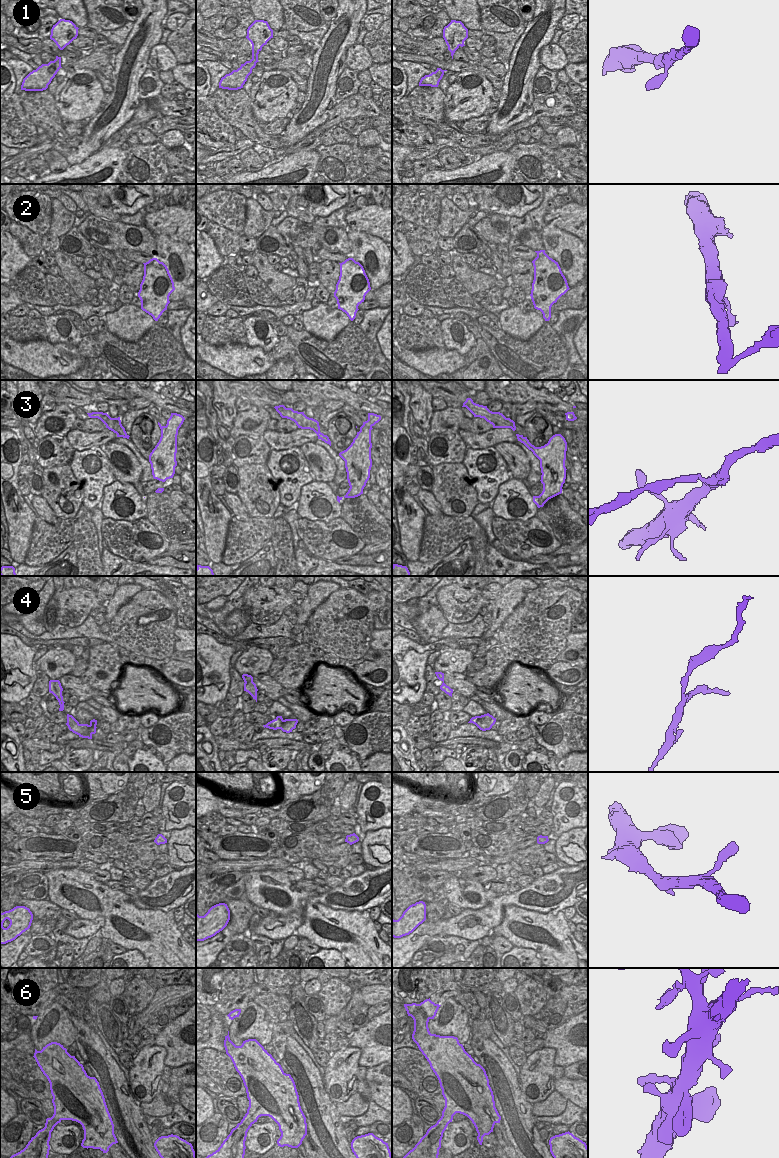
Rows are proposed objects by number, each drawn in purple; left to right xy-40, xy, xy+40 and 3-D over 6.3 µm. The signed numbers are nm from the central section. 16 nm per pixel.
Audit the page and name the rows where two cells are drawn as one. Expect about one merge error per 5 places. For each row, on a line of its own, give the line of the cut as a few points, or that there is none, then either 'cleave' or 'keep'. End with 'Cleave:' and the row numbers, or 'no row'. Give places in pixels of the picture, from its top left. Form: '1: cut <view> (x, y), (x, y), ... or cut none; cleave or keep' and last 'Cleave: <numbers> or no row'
1: cut none; keep
2: cut none; keep
3: cut xy (320, 432), (318, 436); cleave
4: cut none; keep
5: cut none; keep
6: cut none; keep
Cleave: 3

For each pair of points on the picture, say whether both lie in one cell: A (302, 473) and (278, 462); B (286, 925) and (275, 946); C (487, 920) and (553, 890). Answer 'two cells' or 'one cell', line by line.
A: one cell
B: two cells
C: one cell

